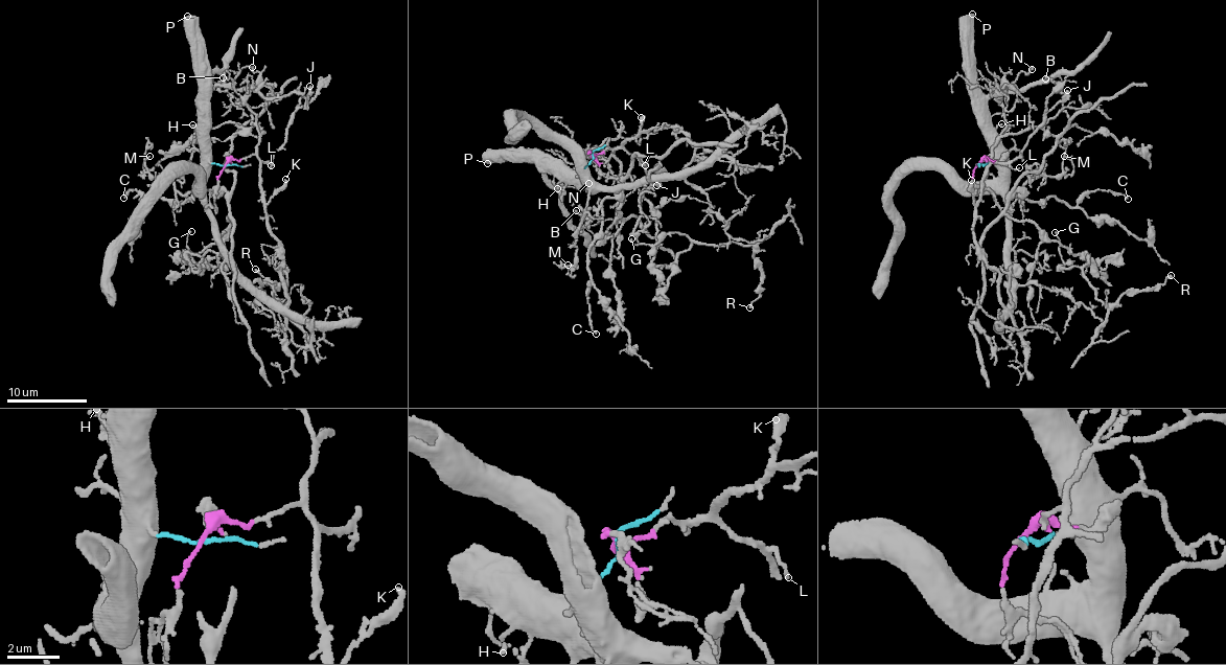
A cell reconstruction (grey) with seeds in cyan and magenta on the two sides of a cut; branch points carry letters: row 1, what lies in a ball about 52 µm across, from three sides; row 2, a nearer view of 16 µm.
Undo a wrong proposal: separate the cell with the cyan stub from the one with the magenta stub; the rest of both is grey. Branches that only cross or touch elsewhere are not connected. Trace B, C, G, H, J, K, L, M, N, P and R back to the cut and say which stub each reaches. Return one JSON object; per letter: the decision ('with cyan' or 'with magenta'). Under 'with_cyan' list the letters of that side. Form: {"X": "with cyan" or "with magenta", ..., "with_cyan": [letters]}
{"B": "with cyan", "C": "with magenta", "G": "with magenta", "H": "with cyan", "J": "with magenta", "K": "with magenta", "L": "with magenta", "M": "with cyan", "N": "with cyan", "P": "with cyan", "R": "with magenta", "with_cyan": ["B", "H", "M", "N", "P"]}

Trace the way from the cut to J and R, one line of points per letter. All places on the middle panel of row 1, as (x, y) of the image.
J: (591, 154), (615, 148), (640, 157), (655, 186)
R: (591, 154), (619, 164), (617, 214), (624, 177), (649, 203), (657, 271), (692, 242), (752, 245), (749, 307)

